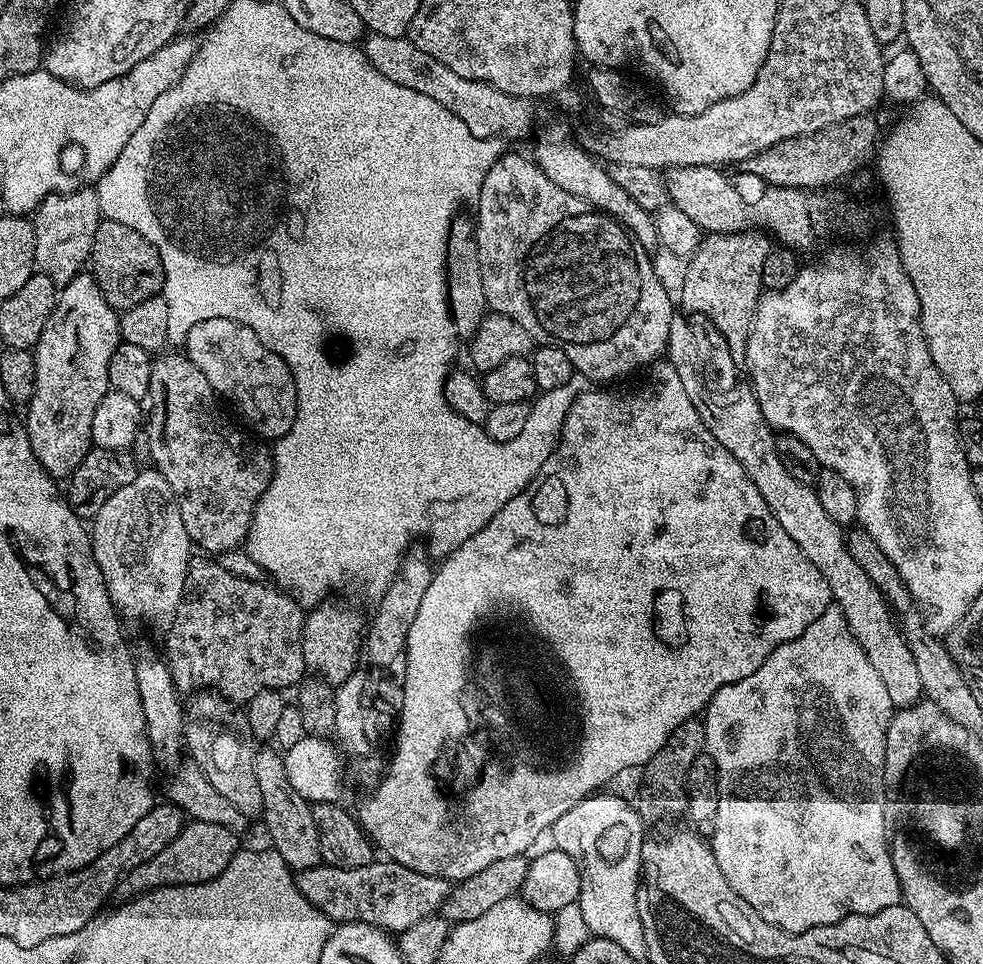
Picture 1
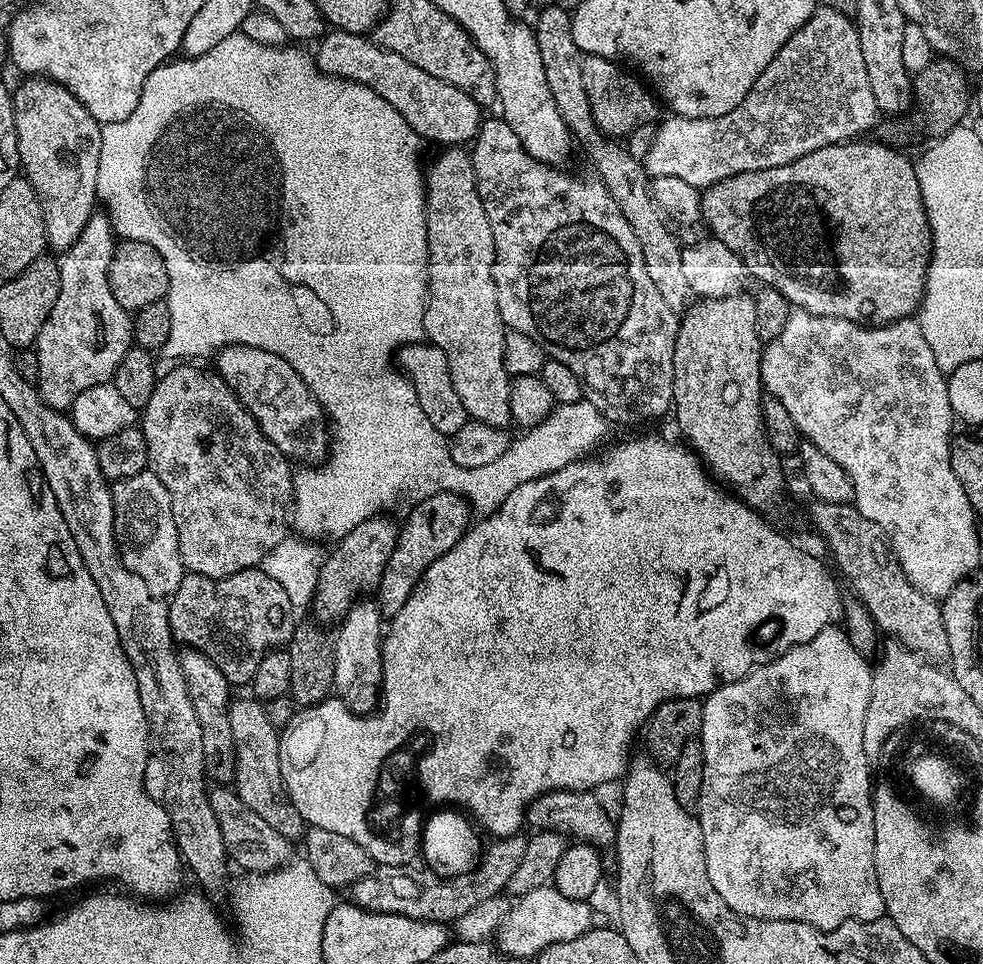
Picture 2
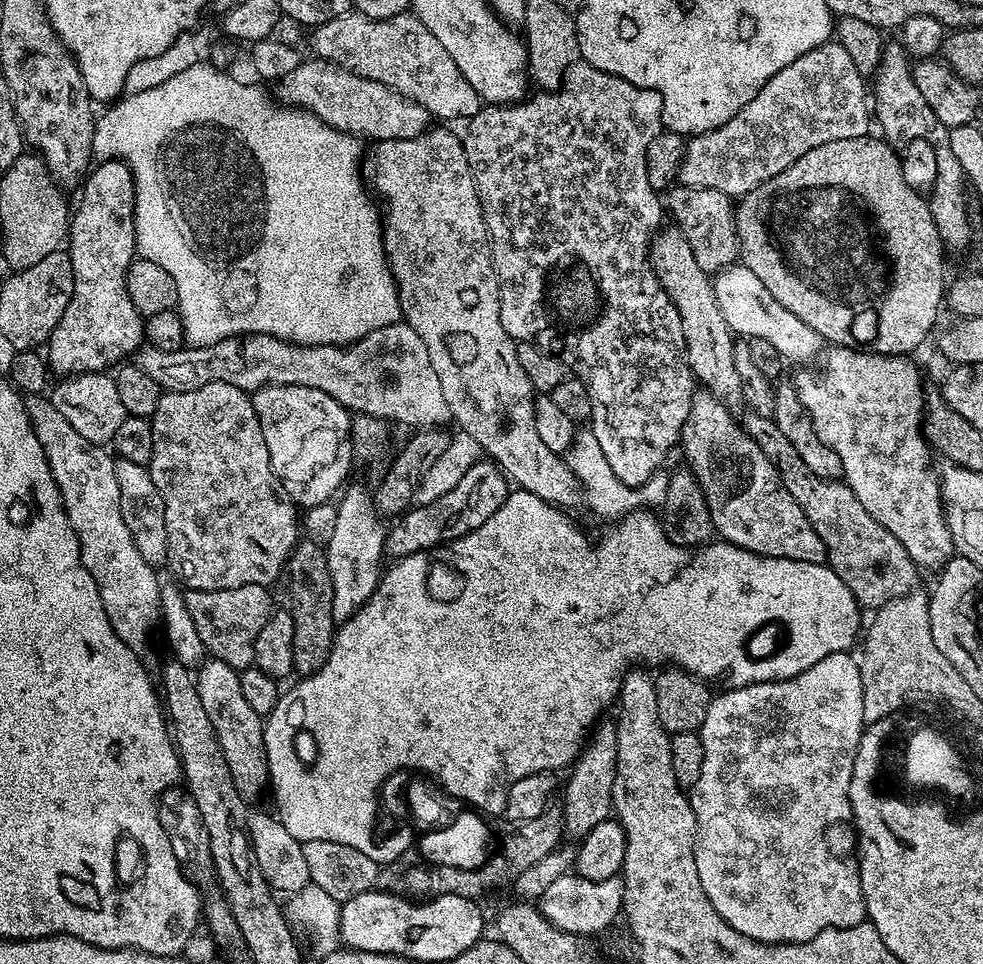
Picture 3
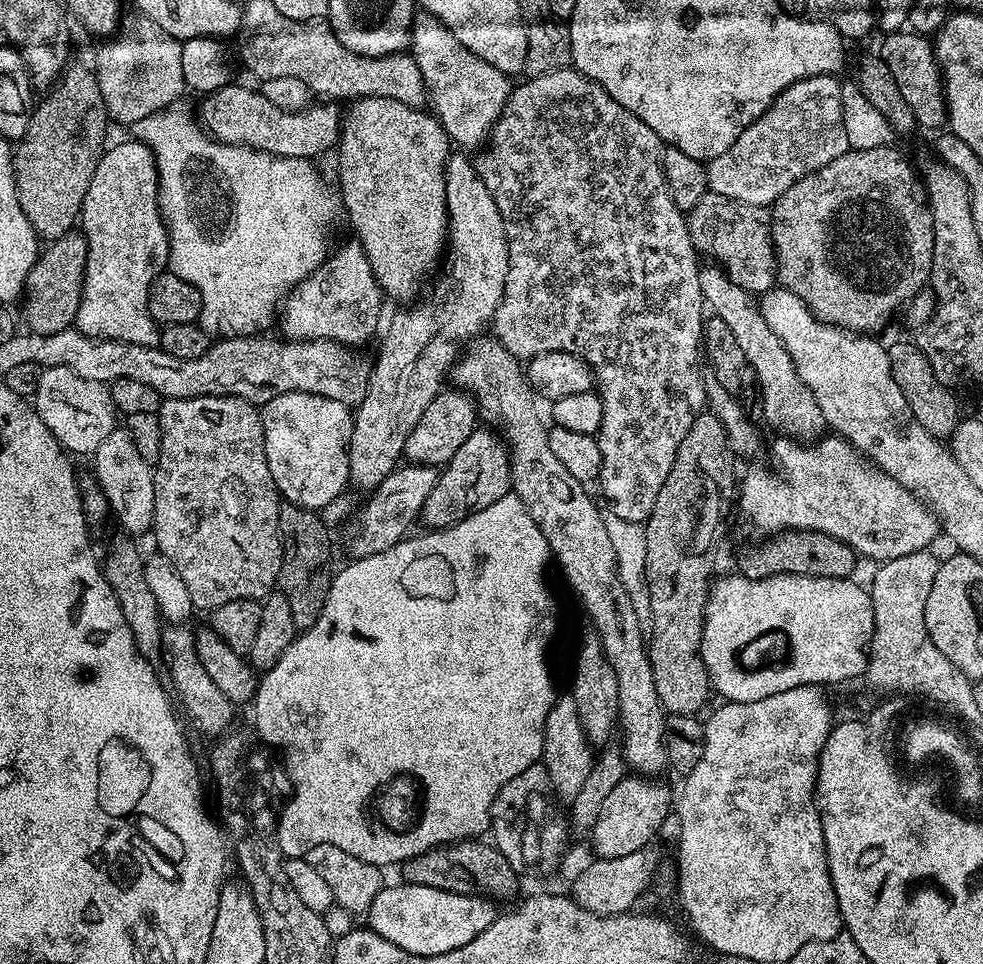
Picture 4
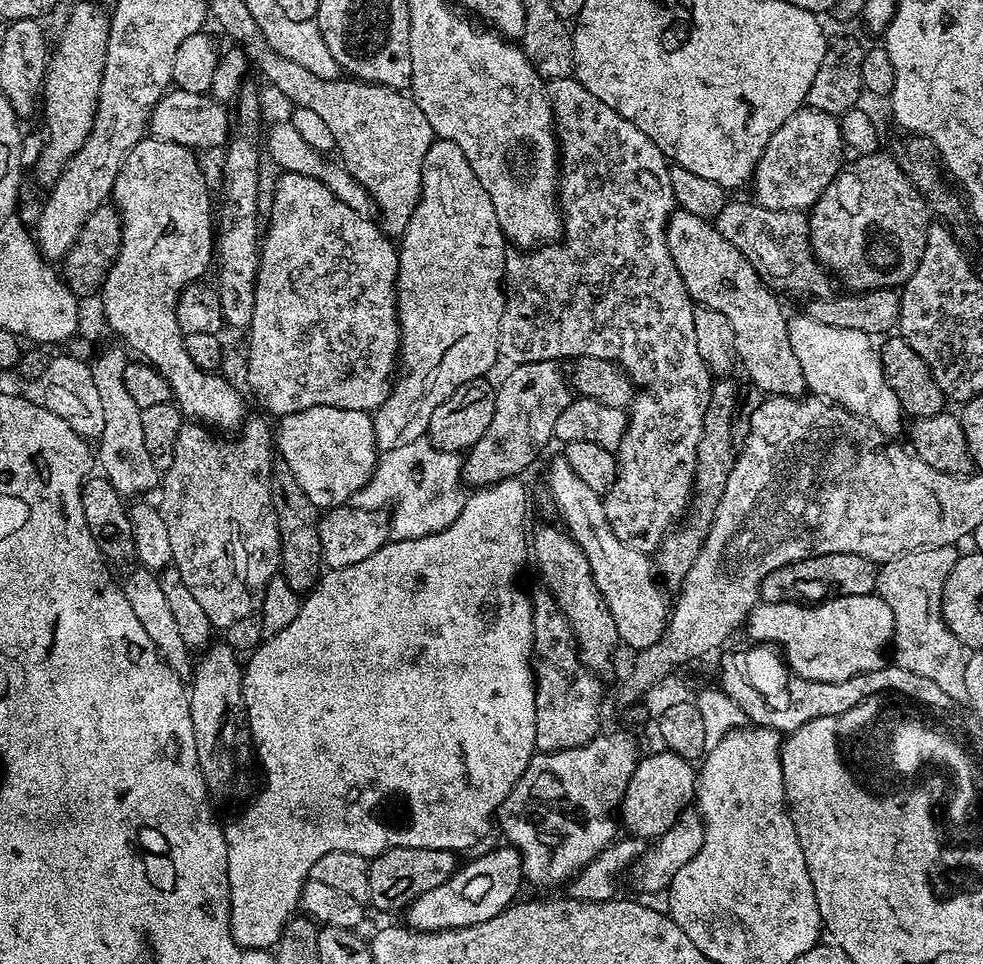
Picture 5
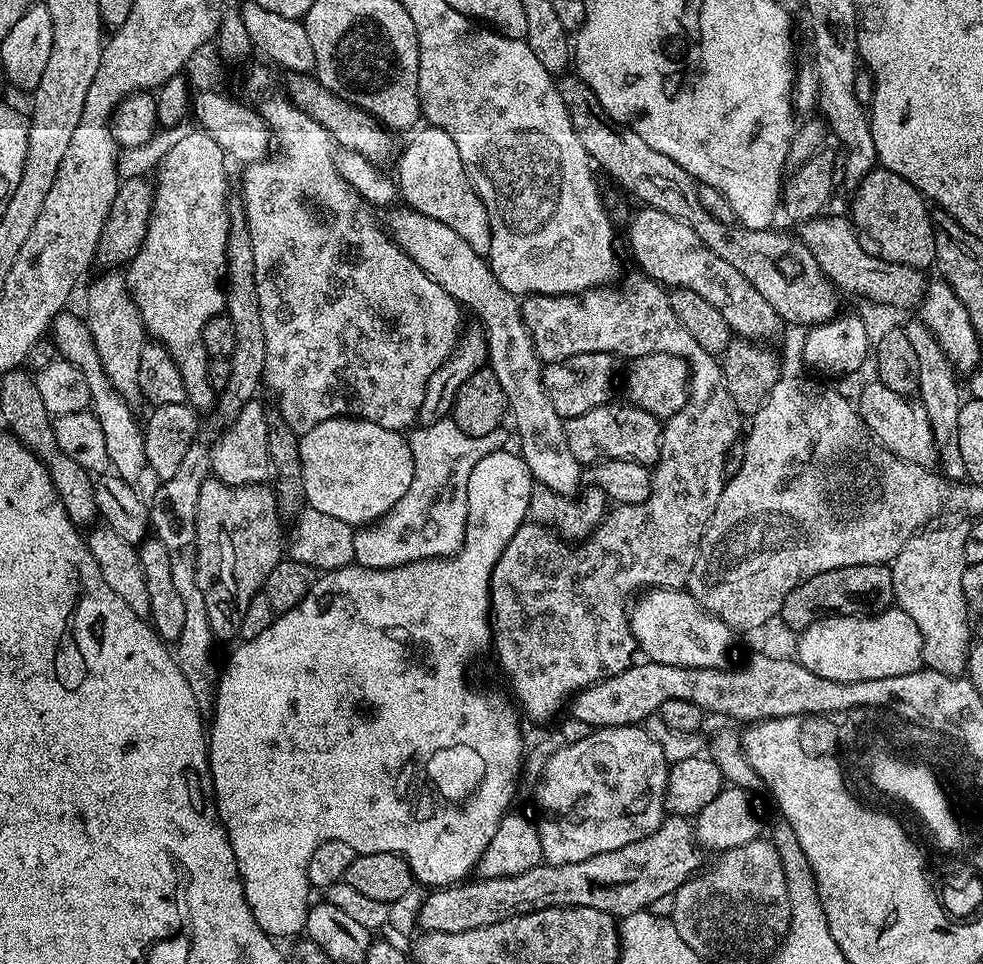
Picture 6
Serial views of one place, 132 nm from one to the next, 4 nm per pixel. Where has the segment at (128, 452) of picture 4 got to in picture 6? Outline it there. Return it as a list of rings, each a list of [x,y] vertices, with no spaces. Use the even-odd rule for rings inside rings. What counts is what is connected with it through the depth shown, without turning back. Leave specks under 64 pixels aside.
[[[108,270],[88,288],[88,316],[86,323],[94,338],[94,346],[100,355],[102,366],[106,370],[106,378],[126,398],[129,404],[136,406],[141,403],[140,387],[138,386],[138,361],[142,355],[142,346],[146,339],[144,323],[140,317],[138,306],[132,300],[128,290],[128,281],[119,271]]]

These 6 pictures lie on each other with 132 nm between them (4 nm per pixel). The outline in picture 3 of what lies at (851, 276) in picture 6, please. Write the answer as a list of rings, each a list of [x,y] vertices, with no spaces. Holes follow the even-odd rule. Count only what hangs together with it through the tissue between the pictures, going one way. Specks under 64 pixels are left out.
[[[672,186],[666,192],[666,208],[673,216],[675,227],[690,242],[698,266],[709,274],[724,271],[735,265],[740,251],[740,239],[736,236],[736,209],[733,197],[718,190]],[[668,197],[668,200],[667,200]]]

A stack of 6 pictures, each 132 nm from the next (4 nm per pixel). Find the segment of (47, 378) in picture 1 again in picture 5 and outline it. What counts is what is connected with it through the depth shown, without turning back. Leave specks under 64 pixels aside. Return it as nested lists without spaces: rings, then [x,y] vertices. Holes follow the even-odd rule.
[[[145,138],[137,142],[131,150],[126,154],[126,158],[122,162],[122,170],[118,170],[118,178],[112,187],[112,194],[110,197],[111,203],[114,205],[121,217],[121,224],[123,226],[123,238],[120,243],[120,250],[118,258],[114,262],[114,266],[110,268],[110,274],[104,279],[104,286],[98,293],[98,301],[104,307],[104,320],[108,323],[108,328],[116,336],[121,336],[125,340],[123,343],[129,349],[133,348],[137,352],[141,361],[151,364],[156,367],[162,374],[162,378],[166,378],[166,382],[172,388],[172,395],[175,403],[178,405],[181,413],[189,421],[201,422],[204,424],[211,424],[216,426],[233,426],[239,427],[246,418],[246,411],[244,412],[244,400],[240,397],[240,392],[228,380],[223,380],[223,375],[215,372],[203,372],[198,370],[198,366],[194,366],[190,356],[186,354],[186,342],[184,341],[184,331],[178,326],[178,316],[176,314],[176,306],[178,298],[182,294],[182,290],[187,284],[197,283],[201,279],[200,276],[208,267],[213,267],[214,264],[214,218],[210,216],[210,196],[208,194],[208,180],[204,177],[204,172],[200,169],[200,160],[193,149],[186,146],[178,146],[174,142],[166,142],[165,140],[158,140],[155,138]]]

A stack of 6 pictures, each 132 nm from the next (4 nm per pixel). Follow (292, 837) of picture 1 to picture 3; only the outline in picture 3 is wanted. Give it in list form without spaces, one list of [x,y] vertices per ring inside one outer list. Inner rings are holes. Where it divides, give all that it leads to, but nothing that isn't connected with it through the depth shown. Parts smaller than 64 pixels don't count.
[[[205,659],[196,672],[196,685],[206,715],[214,722],[214,734],[218,734],[218,742],[222,742],[222,754],[226,754],[234,786],[244,795],[245,801],[252,802],[270,784],[268,755],[264,749],[264,720],[242,696],[240,672],[226,662]]]

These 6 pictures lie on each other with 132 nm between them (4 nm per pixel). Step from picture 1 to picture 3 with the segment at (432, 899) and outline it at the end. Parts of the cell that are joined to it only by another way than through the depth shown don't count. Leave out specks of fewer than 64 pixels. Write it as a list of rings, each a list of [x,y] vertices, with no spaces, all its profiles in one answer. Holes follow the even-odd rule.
[[[556,806],[545,807],[534,818],[519,821],[518,828],[520,833],[517,836],[508,836],[504,840],[504,852],[489,855],[488,859],[478,869],[452,869],[441,867],[429,867],[428,873],[420,872],[416,876],[417,857],[411,851],[406,851],[397,860],[392,860],[389,864],[383,865],[380,870],[379,887],[383,891],[402,896],[405,898],[415,897],[416,888],[428,898],[438,896],[461,896],[467,900],[476,900],[480,898],[483,892],[488,892],[491,888],[500,888],[504,883],[514,882],[522,870],[530,870],[534,862],[546,858],[555,848],[561,847],[565,839],[564,830],[564,809]],[[412,855],[414,857],[412,857]]]

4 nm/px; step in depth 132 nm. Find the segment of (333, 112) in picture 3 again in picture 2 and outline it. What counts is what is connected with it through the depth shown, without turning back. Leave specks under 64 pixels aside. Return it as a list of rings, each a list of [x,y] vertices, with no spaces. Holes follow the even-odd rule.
[[[332,30],[319,44],[314,59],[321,72],[365,84],[402,113],[409,126],[425,141],[437,140],[440,146],[464,146],[479,132],[482,108],[470,94],[426,74],[426,70],[414,66],[414,62],[406,62],[397,52],[381,48],[367,35]]]

